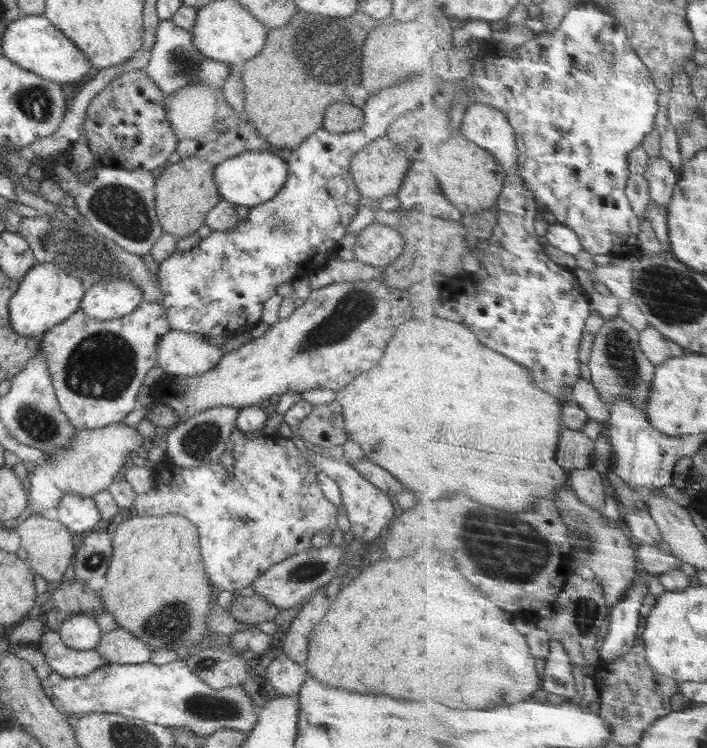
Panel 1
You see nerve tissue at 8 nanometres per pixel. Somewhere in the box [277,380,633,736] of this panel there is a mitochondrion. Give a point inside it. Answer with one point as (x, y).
(515, 551)

